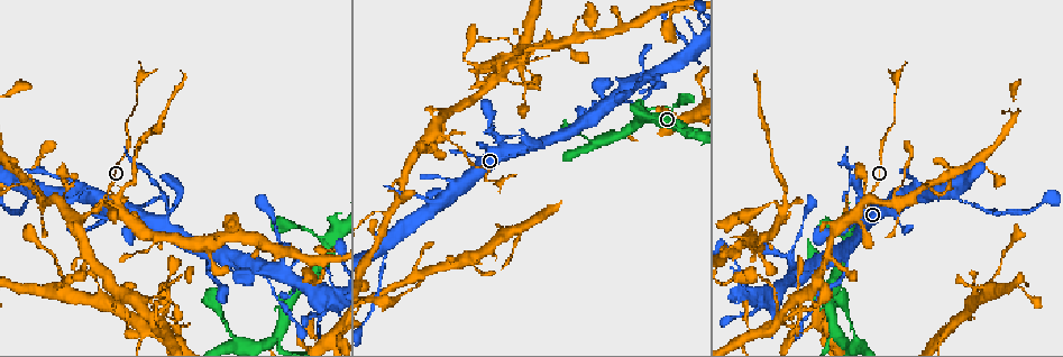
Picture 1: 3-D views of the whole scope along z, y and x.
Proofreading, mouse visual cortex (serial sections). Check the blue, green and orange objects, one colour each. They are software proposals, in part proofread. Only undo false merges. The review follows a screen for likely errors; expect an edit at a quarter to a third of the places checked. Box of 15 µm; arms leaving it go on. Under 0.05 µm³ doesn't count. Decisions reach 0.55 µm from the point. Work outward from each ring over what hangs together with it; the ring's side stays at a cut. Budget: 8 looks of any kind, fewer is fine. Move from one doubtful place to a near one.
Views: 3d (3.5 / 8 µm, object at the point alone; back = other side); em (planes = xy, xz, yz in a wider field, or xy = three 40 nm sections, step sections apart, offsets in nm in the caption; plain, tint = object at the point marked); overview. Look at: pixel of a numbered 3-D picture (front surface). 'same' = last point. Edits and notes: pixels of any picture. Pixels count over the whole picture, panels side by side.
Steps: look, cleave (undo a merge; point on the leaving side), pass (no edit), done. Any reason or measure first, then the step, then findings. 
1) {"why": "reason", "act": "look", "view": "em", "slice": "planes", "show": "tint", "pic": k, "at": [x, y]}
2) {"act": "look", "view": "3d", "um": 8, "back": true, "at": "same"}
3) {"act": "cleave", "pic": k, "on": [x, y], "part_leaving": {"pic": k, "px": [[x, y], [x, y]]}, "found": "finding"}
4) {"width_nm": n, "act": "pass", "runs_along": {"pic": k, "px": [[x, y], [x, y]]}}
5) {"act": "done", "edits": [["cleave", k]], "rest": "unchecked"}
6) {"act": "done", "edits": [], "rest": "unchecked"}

{"why": "three-way junction", "act": "look", "view": "3d", "um": 8, "pic": 1, "at": [834, 332]}

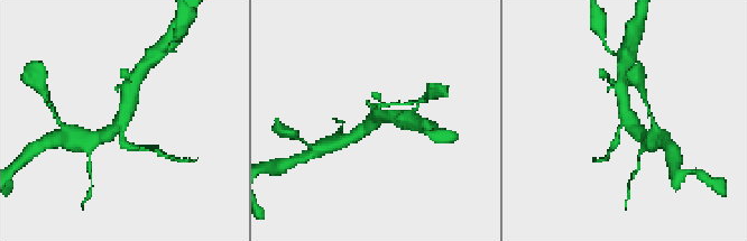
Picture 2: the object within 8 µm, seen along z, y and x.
{"why": "closer look", "act": "look", "view": "3d", "um": 3.5, "pic": 2, "at": [627, 116]}

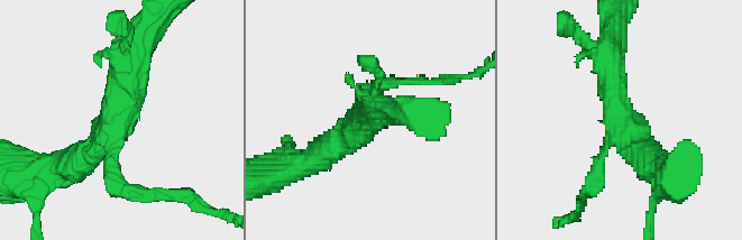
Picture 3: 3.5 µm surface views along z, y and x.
{"act": "cleave", "pic": 3, "on": [385, 85], "part_leaving": {"pic": 3, "px": [[113, 156], [124, 191], [195, 197]]}, "found": "two cells meet here"}

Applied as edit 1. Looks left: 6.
{"act": "look", "view": "overview"}

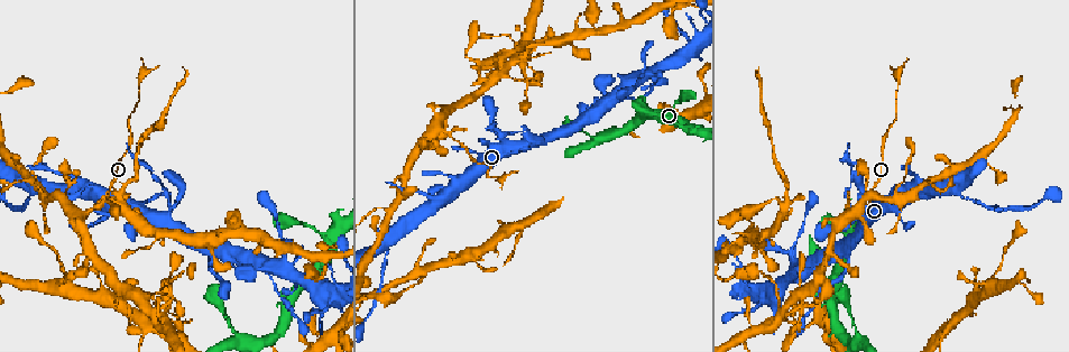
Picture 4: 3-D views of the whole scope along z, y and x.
{"why": "four-way junction", "act": "look", "view": "3d", "um": 8, "pic": 4, "at": [526, 141]}

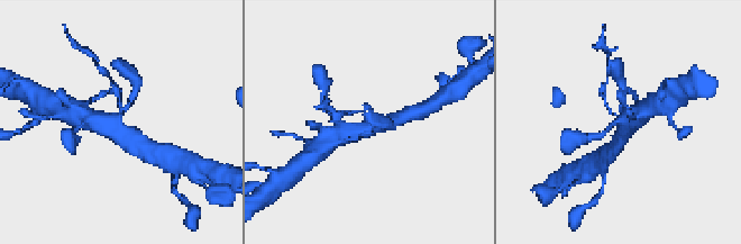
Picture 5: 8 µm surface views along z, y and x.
{"arms": 4, "arm_widths_nm": [150, 150, 450, 600], "act": "look", "view": "em", "slice": "xy", "step": 1, "show": "tint", "pic": 5, "at": [371, 126]}

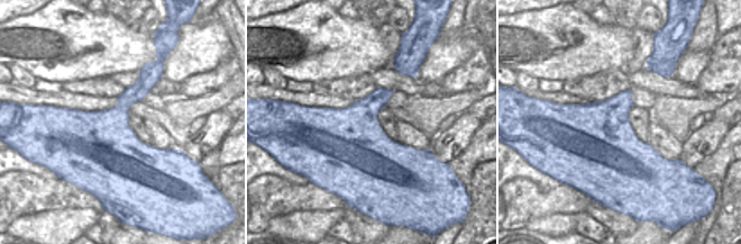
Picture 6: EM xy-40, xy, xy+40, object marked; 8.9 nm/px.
{"act": "pass", "runs_along": {"pic": 5, "px": [[342, 135], [367, 127], [369, 108]]}, "found": "all the same cell"}

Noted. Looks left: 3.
{"why": "side arm on a straight run", "act": "look", "view": "3d", "um": 8, "pic": 4, "at": [237, 334]}

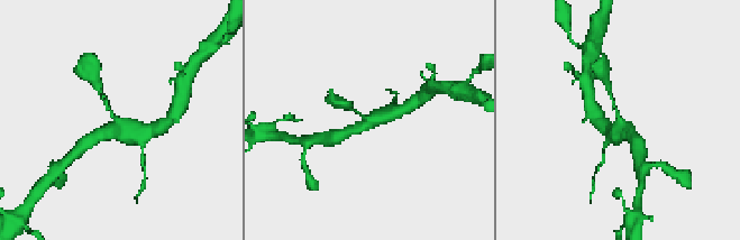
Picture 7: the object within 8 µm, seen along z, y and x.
{"act": "look", "view": "3d", "um": 3.5, "pic": 7, "at": [119, 122]}

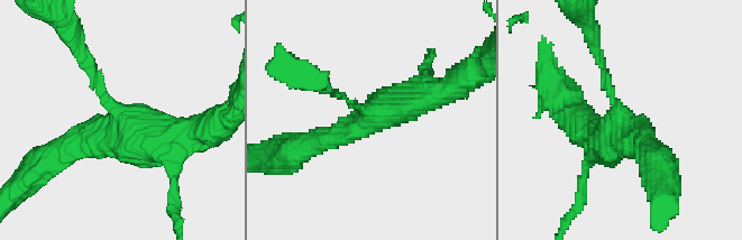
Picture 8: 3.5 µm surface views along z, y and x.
{"arms": 3, "arm_widths_nm": [100, 300, 400], "act": "look", "view": "em", "slice": "xy", "step": 1, "show": "tint", "pic": 8, "at": [369, 114]}

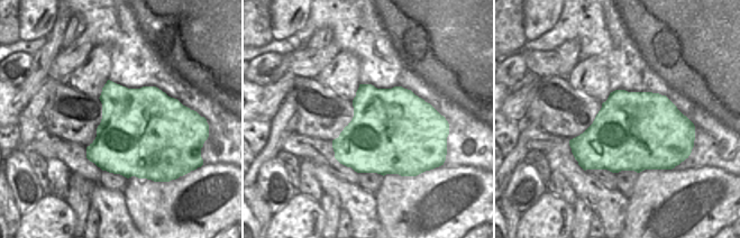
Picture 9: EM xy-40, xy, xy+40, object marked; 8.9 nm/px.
{"act": "pass", "runs_along": {"pic": 8, "px": [[450, 88], [382, 113], [347, 99]]}, "found": "one cell here"}

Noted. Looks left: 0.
{"act": "done", "edits": [["cleave", 3]], "rest": "unchecked"}

